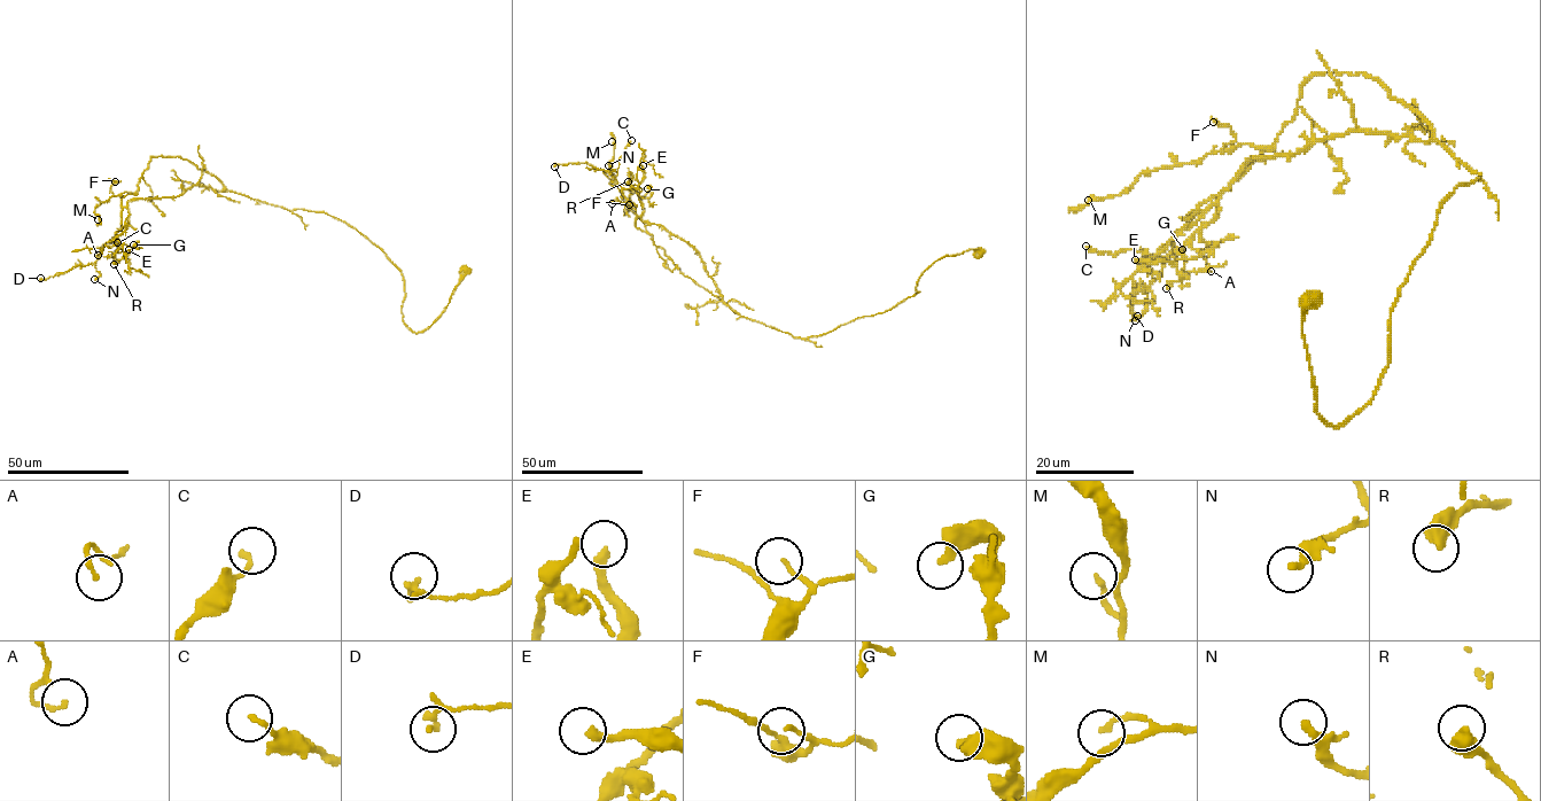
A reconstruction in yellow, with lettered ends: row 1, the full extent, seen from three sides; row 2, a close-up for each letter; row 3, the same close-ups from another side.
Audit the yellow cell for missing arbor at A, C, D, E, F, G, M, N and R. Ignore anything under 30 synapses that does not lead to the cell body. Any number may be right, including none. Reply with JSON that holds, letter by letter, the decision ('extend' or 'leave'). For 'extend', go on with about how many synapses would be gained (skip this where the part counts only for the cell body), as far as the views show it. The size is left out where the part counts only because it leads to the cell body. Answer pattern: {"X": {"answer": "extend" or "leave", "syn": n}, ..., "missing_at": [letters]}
{"A": {"answer": "leave"}, "C": {"answer": "leave"}, "D": {"answer": "leave"}, "E": {"answer": "extend", "syn": 60}, "F": {"answer": "leave"}, "G": {"answer": "leave"}, "M": {"answer": "leave"}, "N": {"answer": "leave"}, "R": {"answer": "leave"}, "missing_at": ["E"]}

